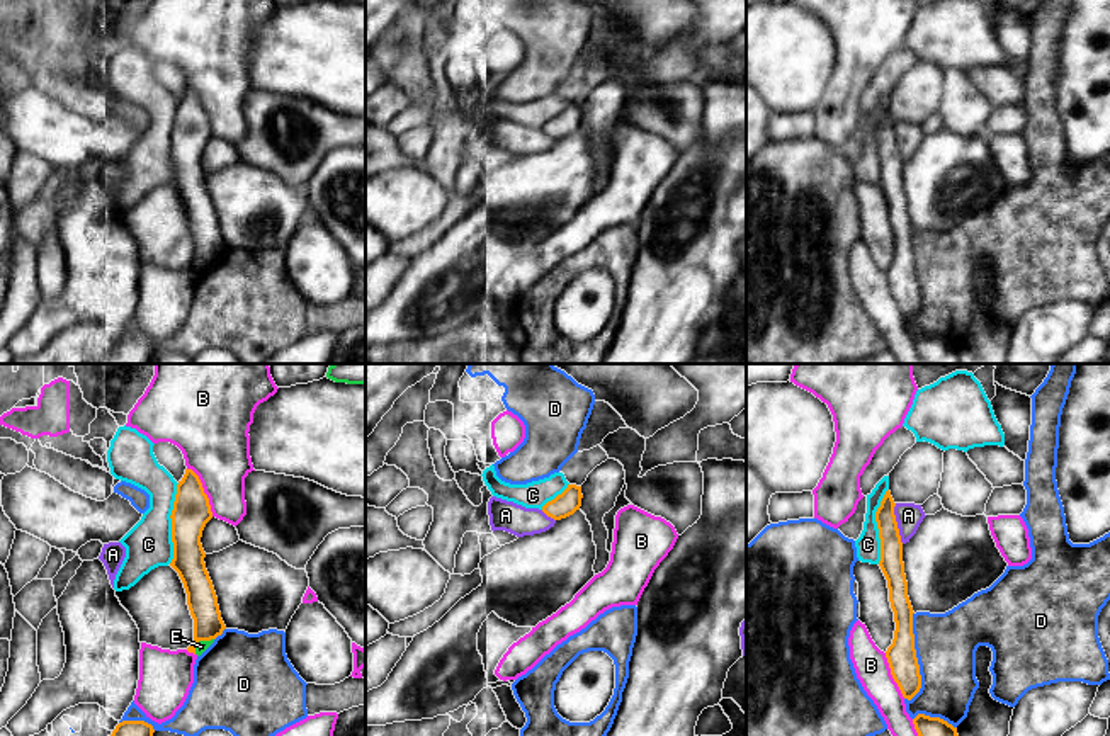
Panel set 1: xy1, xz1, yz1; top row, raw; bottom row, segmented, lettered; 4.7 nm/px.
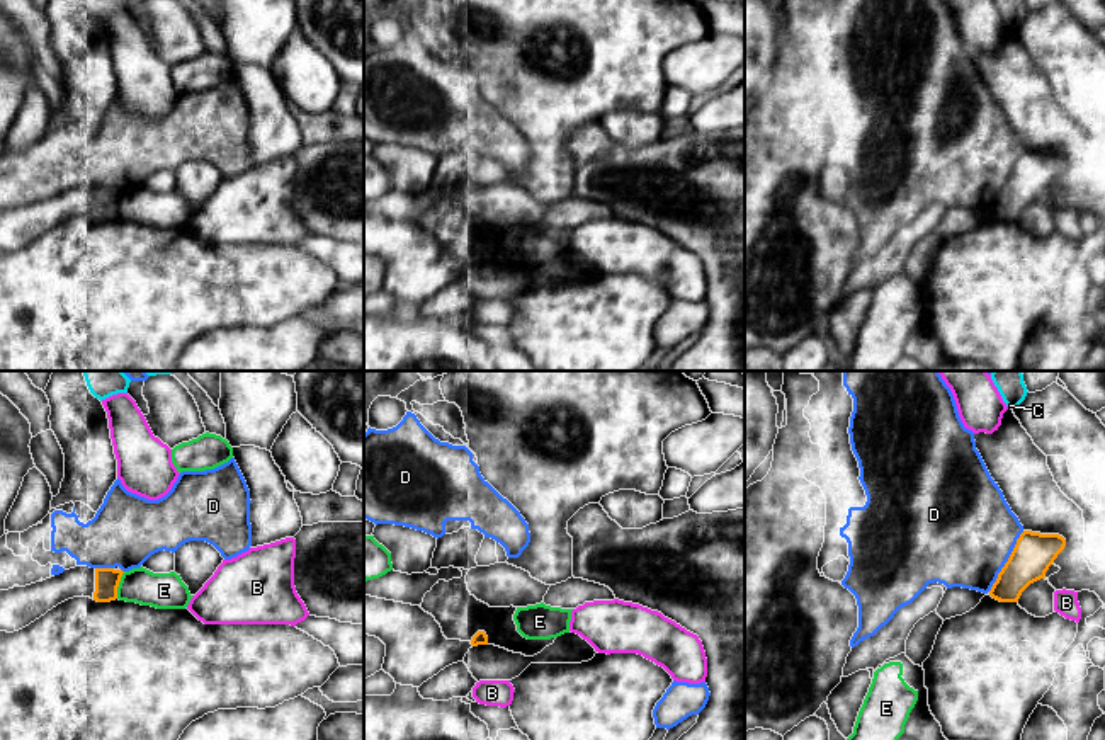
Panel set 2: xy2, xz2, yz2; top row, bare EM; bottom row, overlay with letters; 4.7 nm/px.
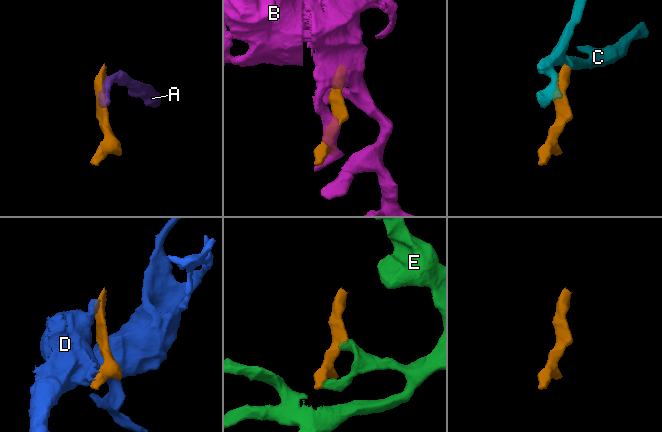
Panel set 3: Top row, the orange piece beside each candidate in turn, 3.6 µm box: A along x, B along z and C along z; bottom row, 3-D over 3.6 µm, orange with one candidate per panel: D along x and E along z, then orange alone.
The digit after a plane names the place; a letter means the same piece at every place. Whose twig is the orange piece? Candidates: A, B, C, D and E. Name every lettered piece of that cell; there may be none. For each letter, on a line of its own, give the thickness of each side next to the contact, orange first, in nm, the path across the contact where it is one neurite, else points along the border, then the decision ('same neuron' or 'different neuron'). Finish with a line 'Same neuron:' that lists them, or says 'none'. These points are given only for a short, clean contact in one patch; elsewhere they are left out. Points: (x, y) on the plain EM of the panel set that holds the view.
A: calibres 110 and 130 nm; border yz1 (894, 123), (894, 140), (903, 162); different neuron
B: calibres 180 and 320 nm; different neuron
C: calibres 180 and 220 nm; border xy1 (179, 102), (170, 135), (172, 179), (169, 182); different neuron
D: calibres 140 and 300 nm; different neuron
E: calibres 140 and 60 nm; different neuron
Same neuron: none

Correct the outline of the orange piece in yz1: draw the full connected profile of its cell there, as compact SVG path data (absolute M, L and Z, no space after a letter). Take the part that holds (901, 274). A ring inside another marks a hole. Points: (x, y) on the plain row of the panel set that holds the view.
M887 109L875 131L881 158L879 185L887 199L889 221L894 231L894 258L886 270L891 294L904 318L911 320L921 308L920 284L915 269L913 226L903 182L903 161L894 134L894 119Z

